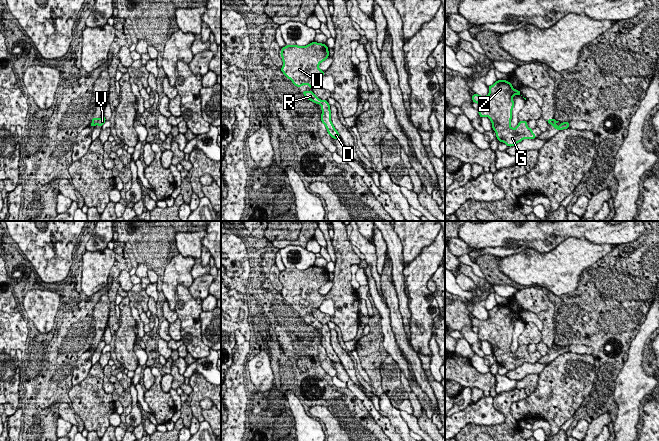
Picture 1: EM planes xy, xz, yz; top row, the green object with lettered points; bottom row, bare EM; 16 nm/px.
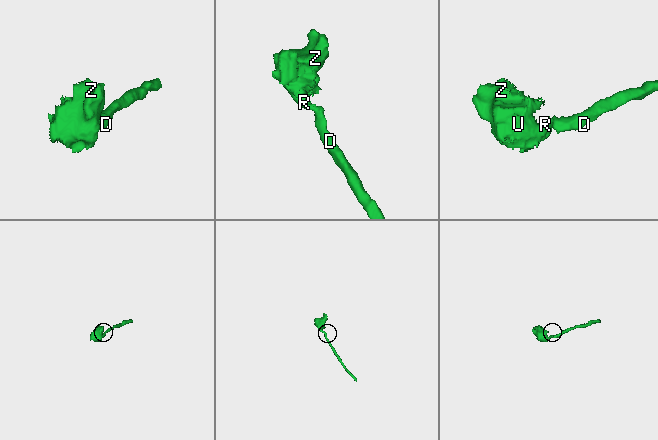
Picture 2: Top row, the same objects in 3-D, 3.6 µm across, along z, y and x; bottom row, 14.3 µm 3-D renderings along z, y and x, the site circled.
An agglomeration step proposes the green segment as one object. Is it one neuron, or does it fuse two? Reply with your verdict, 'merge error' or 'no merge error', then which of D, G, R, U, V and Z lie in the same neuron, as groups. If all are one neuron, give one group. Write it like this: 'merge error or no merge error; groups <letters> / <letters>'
merge error; groups D V / G R U Z

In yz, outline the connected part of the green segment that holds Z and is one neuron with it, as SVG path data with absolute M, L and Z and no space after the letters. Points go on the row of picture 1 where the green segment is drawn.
M497 80L488 89L487 96L473 94L472 101L479 104L477 111L480 118L486 116L491 120L498 141L512 147L525 138L535 139L536 134L527 126L527 121L519 121L514 129L510 125L514 107L513 96L521 95L521 92L506 80Z

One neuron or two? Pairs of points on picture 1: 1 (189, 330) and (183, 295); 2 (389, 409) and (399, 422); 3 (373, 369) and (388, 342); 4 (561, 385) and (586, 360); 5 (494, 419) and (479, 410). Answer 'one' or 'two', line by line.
1: one
2: one
3: two
4: one
5: one

